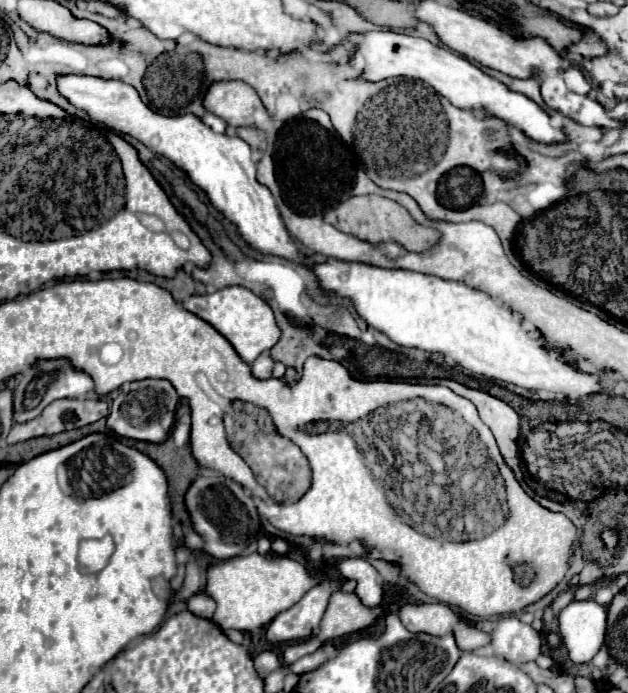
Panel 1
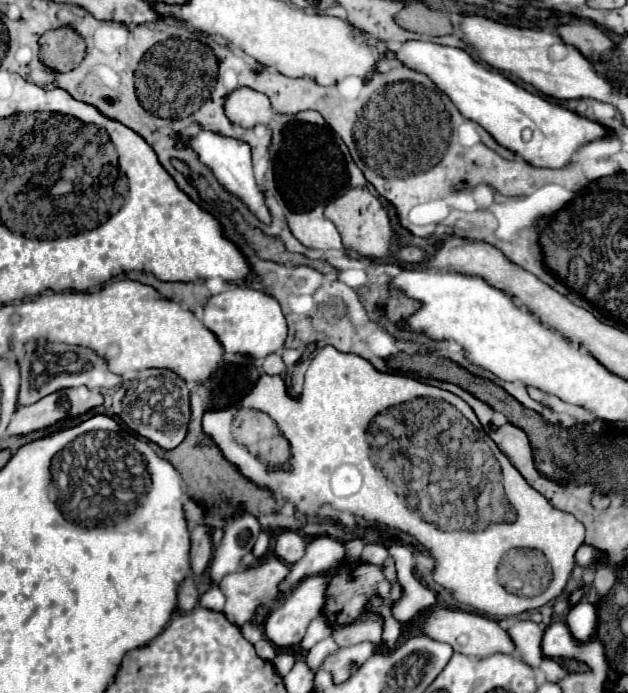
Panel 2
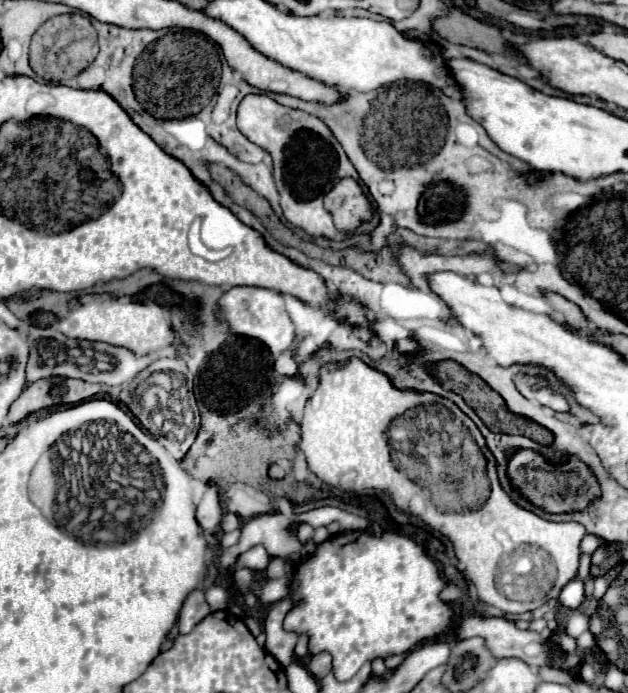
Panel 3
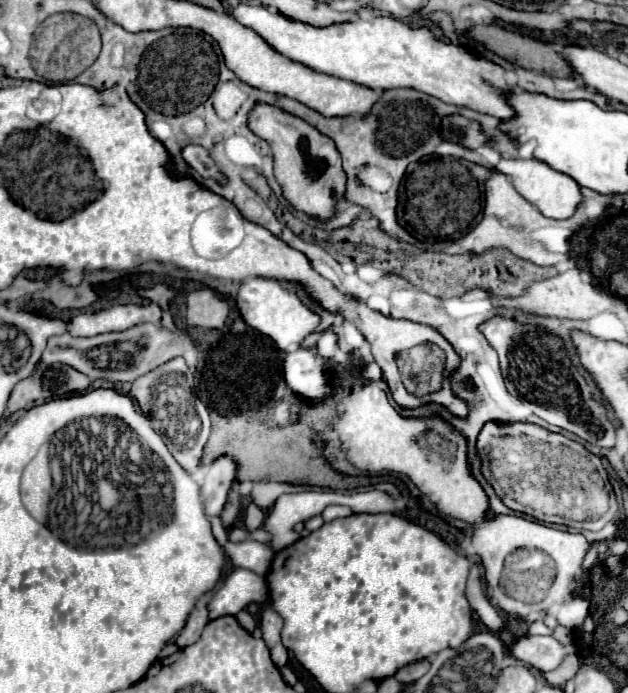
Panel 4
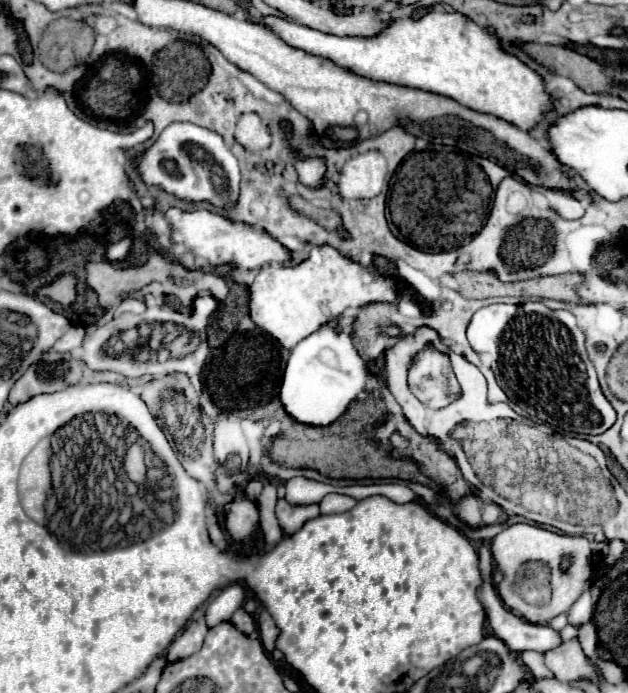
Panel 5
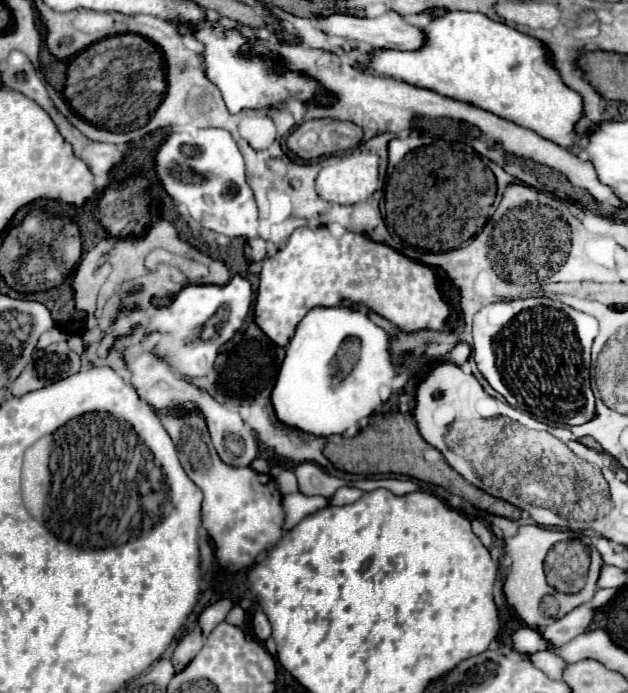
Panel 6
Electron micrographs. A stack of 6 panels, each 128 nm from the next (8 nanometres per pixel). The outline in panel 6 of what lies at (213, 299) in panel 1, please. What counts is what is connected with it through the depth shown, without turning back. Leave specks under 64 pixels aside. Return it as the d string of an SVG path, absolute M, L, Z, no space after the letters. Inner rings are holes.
M298 228L280 252L262 262L254 316L256 324L278 346L290 344L296 324L300 324L312 308L330 308L342 302L364 304L404 332L424 328L442 330L450 316L450 306L440 294L438 278L432 268L402 256L386 244L372 242L362 234L346 232L340 240L334 236L328 240L324 232Z

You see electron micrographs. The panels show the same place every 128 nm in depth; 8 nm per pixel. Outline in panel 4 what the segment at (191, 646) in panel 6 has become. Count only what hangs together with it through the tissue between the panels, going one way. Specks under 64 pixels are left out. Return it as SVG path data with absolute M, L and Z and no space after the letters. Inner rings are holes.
M198 604L198 606L190 612L190 616L188 616L188 620L186 620L186 626L180 630L180 634L178 634L178 638L176 638L176 644L178 644L180 648L194 644L194 642L200 638L206 622L208 622L208 608L206 608L206 604Z

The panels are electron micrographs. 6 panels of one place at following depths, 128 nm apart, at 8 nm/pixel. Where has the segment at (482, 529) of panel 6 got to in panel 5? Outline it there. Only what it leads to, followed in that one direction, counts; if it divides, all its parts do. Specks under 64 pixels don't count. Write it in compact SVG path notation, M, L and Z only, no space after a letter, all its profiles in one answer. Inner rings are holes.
M482 544L478 548L478 558L480 558L480 574L482 574L482 584L478 588L478 598L482 602L482 608L486 612L486 620L490 624L490 628L494 630L494 634L504 640L504 644L514 650L514 652L524 652L524 650L536 650L536 652L546 652L554 646L558 646L562 640L558 636L556 630L552 630L550 626L540 626L540 624L532 624L532 622L526 622L524 618L520 616L514 616L508 608L504 608L502 600L498 598L494 586L492 586L492 552L486 544Z

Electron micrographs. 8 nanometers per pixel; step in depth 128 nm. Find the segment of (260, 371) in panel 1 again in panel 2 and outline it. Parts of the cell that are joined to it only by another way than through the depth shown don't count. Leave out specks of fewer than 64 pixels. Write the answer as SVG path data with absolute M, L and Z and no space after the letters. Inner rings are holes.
M272 352L264 358L264 372L266 374L284 374L286 372L286 366L278 352Z

